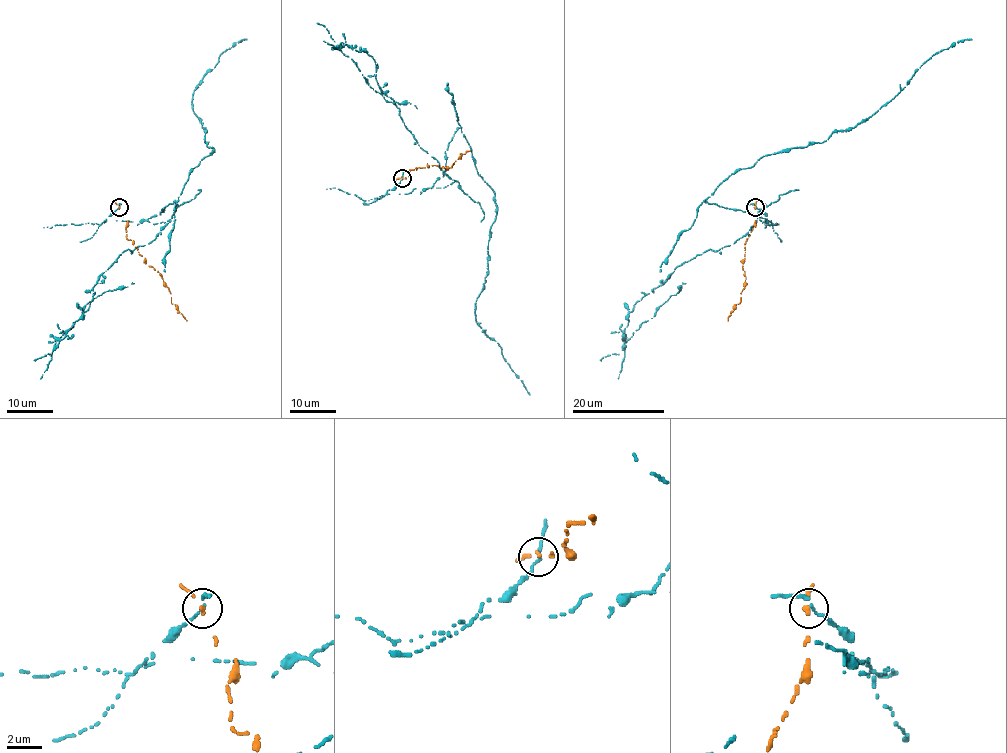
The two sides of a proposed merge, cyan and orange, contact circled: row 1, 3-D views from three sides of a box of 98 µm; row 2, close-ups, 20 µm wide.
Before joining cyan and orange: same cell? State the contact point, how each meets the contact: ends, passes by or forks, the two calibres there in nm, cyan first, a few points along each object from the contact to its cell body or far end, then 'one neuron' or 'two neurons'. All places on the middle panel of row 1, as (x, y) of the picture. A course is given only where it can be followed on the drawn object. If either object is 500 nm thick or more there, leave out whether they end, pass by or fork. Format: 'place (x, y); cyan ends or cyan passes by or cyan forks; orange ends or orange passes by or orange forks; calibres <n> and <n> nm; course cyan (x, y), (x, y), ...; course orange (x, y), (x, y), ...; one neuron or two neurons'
place (402, 178); cyan passes by; orange ends; calibres 150 and 240 nm; course cyan (402, 179), (399, 194), (431, 188), (461, 128), (495, 195), (476, 321), (530, 395); course orange (402, 179), (410, 177), (410, 171), (416, 167), (437, 165), (449, 168), (462, 153), (470, 151); two neurons

